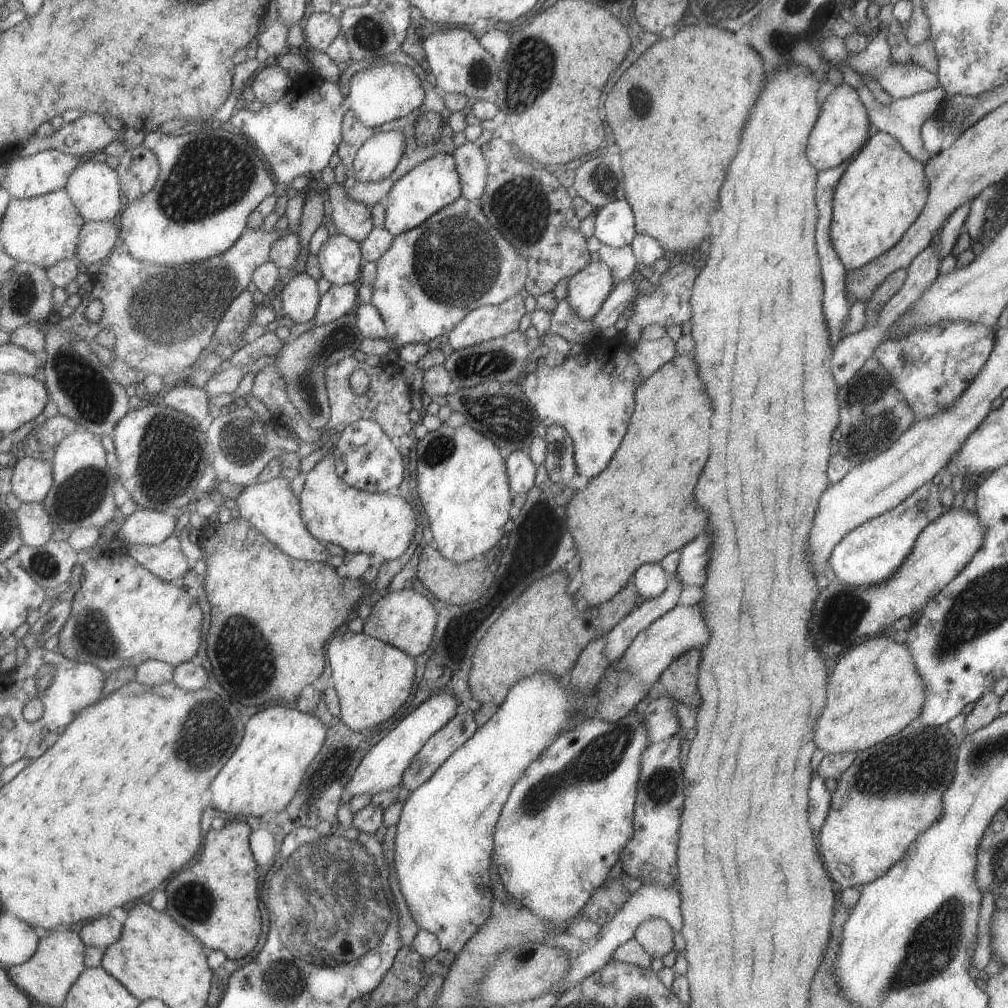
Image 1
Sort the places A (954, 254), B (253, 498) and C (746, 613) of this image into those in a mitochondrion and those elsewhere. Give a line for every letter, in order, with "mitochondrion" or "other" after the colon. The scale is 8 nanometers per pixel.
A: other
B: other
C: other

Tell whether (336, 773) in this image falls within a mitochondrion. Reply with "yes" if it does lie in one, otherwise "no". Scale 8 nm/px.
no

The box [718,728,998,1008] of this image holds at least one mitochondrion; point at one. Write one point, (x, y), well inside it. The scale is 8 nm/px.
(933, 946)

